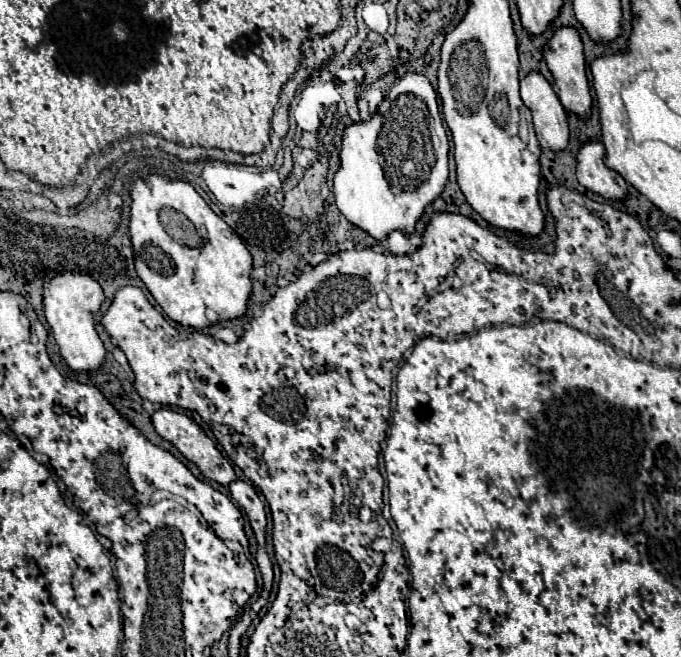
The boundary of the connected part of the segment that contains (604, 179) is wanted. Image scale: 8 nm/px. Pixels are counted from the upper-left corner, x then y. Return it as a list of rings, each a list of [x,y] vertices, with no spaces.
[[[601,142],[585,144],[577,154],[577,180],[583,188],[605,200],[625,200],[627,184],[605,166],[605,148]]]

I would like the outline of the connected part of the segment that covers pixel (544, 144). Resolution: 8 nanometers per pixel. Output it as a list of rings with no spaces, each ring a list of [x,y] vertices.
[[[531,72],[521,80],[521,100],[533,114],[541,148],[553,152],[565,150],[569,144],[567,112],[561,106],[553,86],[539,72]]]

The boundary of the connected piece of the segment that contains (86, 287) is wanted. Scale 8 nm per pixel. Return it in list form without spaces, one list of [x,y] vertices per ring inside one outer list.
[[[57,274],[43,292],[43,306],[47,324],[55,336],[59,352],[73,372],[95,372],[103,366],[105,346],[95,332],[95,314],[103,304],[103,290],[91,276],[85,274]]]

